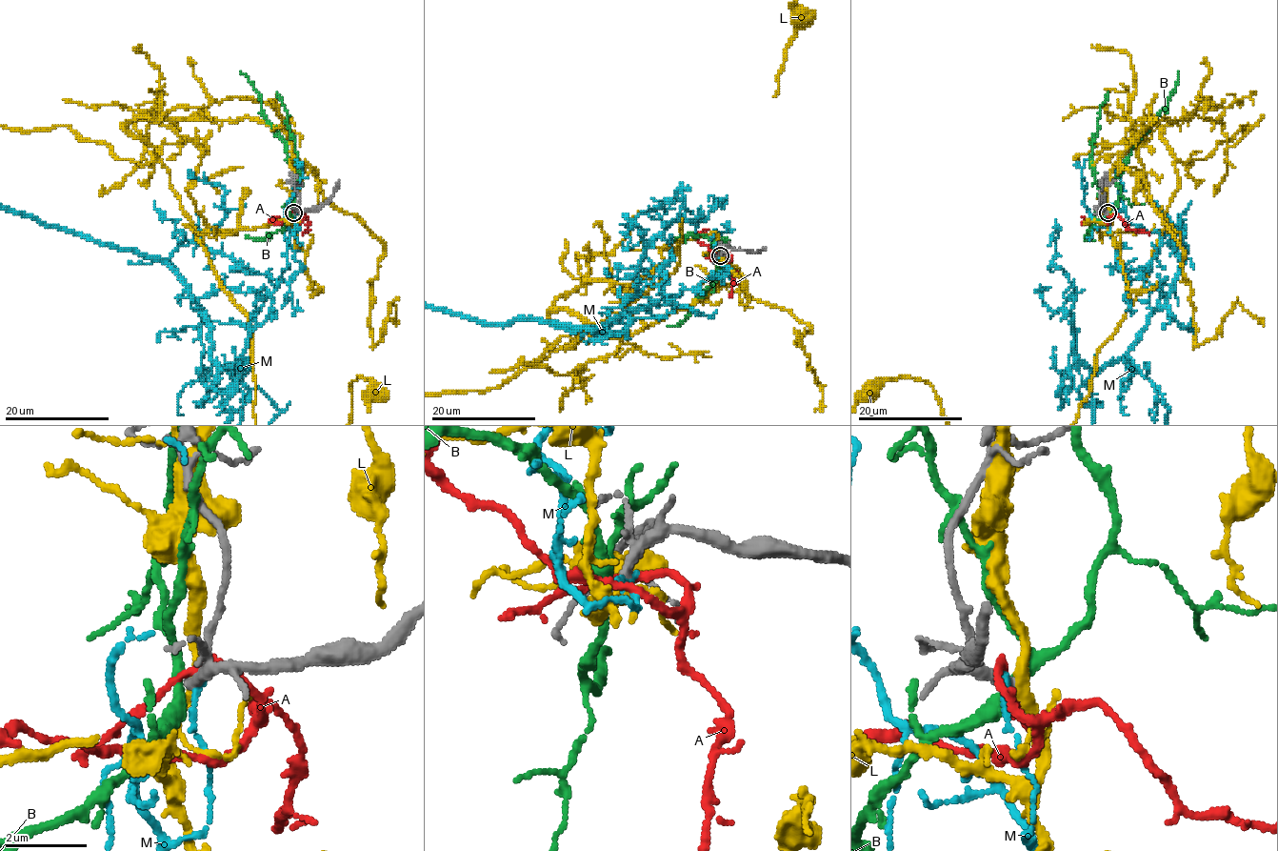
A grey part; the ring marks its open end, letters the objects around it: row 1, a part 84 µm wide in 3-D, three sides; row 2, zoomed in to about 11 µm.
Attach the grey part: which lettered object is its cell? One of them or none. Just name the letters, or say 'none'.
none

